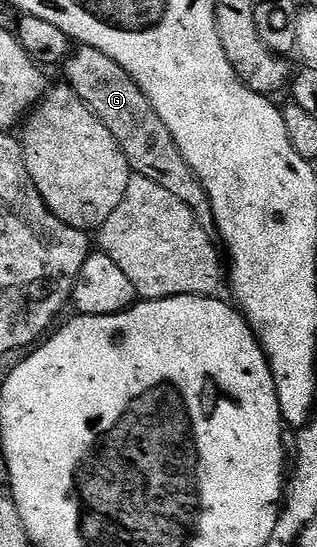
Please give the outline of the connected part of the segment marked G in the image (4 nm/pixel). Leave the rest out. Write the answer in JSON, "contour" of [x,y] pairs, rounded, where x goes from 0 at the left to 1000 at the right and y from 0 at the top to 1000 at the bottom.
{"contour":[[[256,82],[208,106],[199,128],[202,150],[281,194],[287,207],[300,207],[300,214],[312,214],[312,221],[350,236],[350,250],[363,250],[375,272],[388,272],[401,287],[410,314],[464,324],[464,331],[489,331],[489,338],[514,338],[527,353],[565,360],[577,375],[606,382],[647,422],[669,424],[672,384],[640,338],[615,324],[603,302],[590,302],[577,280],[565,280],[565,265],[552,265],[539,236],[514,229],[514,214],[489,207],[476,185],[464,185],[451,163],[438,163],[388,119],[338,104],[338,97],[312,97],[312,90]]]}

